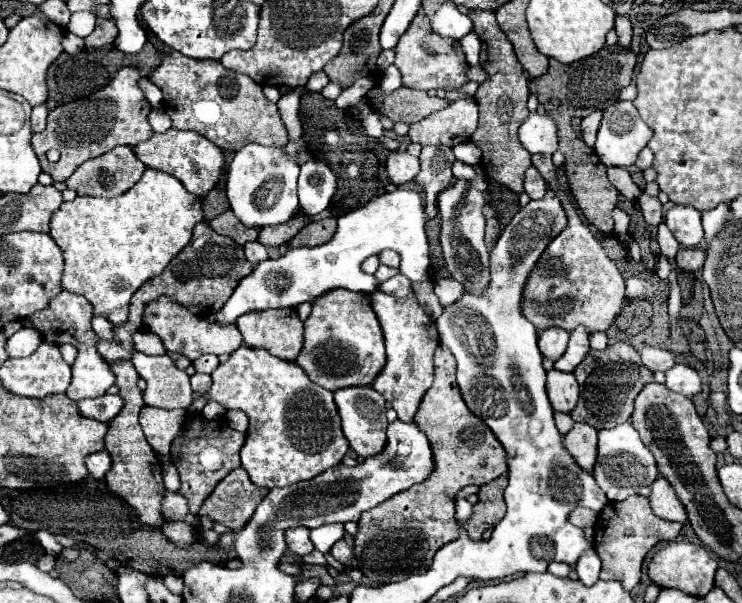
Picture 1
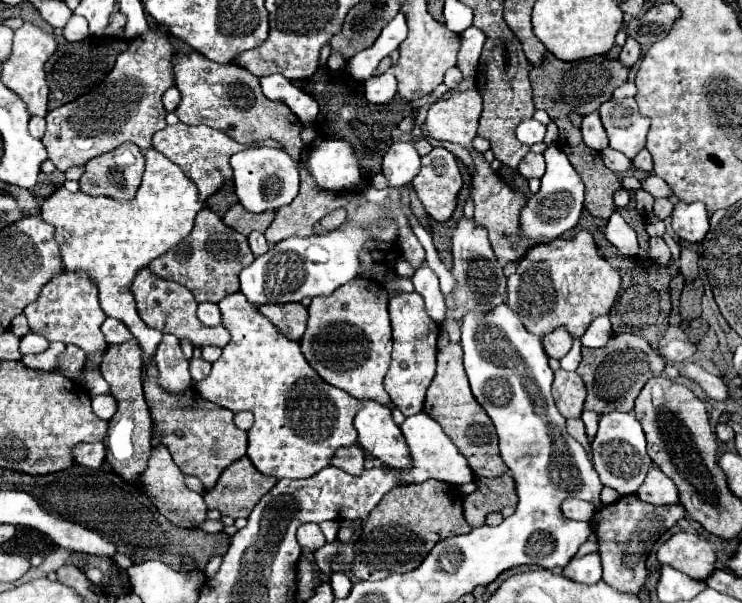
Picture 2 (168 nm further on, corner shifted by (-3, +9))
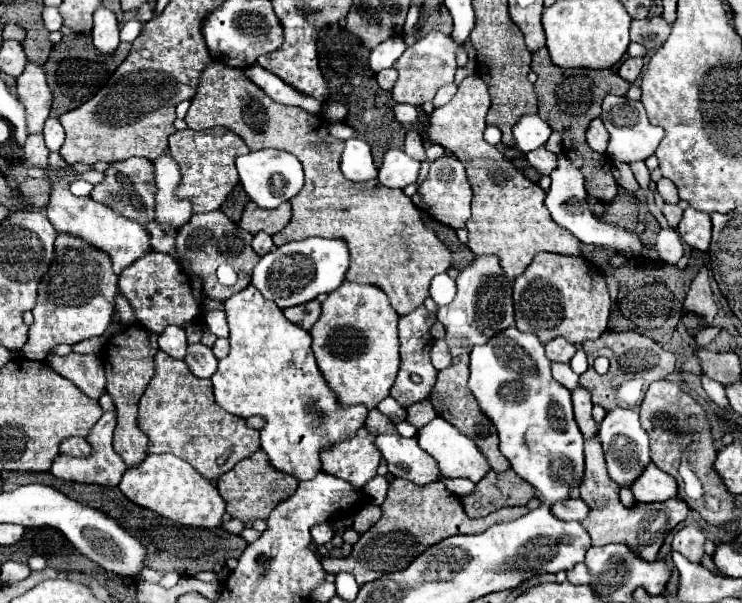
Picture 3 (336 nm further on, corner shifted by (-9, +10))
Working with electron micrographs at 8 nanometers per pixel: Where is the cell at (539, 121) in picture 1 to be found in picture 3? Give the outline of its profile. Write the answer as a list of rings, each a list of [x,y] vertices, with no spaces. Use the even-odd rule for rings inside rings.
[[[526,114],[512,128],[514,148],[528,154],[544,146],[550,134],[552,134],[552,128],[548,126],[548,122],[544,122],[538,114]]]

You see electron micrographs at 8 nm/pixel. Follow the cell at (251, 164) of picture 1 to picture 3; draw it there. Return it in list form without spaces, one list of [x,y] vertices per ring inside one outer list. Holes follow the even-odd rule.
[[[258,150],[246,156],[236,158],[236,168],[240,174],[240,182],[244,192],[254,200],[260,208],[278,208],[282,202],[290,200],[304,186],[304,172],[298,158],[284,150]]]

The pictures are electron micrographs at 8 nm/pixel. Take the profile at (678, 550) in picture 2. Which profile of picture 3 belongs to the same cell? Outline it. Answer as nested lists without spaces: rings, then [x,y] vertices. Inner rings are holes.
[[[684,526],[674,534],[672,550],[684,554],[688,560],[698,562],[704,554],[704,540],[706,536],[696,526]]]

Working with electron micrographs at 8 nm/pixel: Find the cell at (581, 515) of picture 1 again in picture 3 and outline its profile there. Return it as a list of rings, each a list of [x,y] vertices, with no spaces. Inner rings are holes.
[[[566,498],[562,502],[556,502],[552,508],[552,514],[558,518],[558,520],[564,520],[564,522],[570,522],[570,520],[584,520],[590,512],[590,508],[584,504],[584,500],[572,500],[572,498]]]

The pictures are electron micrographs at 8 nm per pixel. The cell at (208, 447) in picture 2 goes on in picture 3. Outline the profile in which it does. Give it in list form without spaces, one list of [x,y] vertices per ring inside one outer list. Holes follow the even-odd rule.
[[[166,352],[156,354],[156,376],[146,388],[144,396],[140,398],[138,408],[138,426],[148,436],[148,454],[164,454],[170,452],[178,458],[184,458],[190,462],[204,478],[218,480],[224,472],[232,470],[240,460],[248,458],[256,450],[260,450],[260,432],[246,426],[246,420],[240,416],[234,416],[220,408],[212,394],[212,382],[204,378],[196,378],[184,360],[176,360],[168,356]]]

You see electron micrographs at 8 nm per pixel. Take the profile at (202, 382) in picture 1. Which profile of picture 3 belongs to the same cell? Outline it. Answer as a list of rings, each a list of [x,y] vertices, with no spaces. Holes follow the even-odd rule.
[[[202,342],[188,344],[184,362],[188,364],[190,372],[192,372],[194,376],[198,376],[198,378],[212,378],[212,374],[214,374],[216,368],[218,368],[218,360],[216,360],[216,356],[212,354],[212,348],[204,346]]]

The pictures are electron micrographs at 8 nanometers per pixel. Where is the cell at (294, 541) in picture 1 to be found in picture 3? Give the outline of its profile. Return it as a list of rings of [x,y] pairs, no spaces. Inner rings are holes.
[[[322,522],[322,524],[314,524],[314,528],[310,532],[312,532],[312,540],[316,544],[326,544],[334,536],[334,526],[330,522]]]

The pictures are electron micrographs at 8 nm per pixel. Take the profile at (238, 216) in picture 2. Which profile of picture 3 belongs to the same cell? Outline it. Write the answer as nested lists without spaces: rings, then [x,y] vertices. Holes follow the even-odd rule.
[[[248,202],[240,220],[240,226],[244,230],[248,230],[250,234],[256,232],[266,232],[270,236],[278,234],[280,230],[284,230],[284,226],[290,222],[292,218],[292,206],[290,202],[274,208],[274,210],[262,210],[258,208],[254,202]]]

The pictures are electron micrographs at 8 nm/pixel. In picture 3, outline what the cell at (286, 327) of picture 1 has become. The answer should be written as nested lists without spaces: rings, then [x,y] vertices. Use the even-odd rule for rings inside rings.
[[[312,300],[312,302],[300,304],[300,306],[286,308],[286,310],[284,310],[284,316],[286,316],[290,322],[302,326],[304,330],[310,330],[310,328],[316,324],[316,320],[320,318],[320,302],[318,302],[318,300]]]

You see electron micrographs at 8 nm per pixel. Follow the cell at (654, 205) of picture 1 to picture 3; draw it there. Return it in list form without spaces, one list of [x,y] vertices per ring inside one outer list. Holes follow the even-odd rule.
[[[664,204],[662,212],[664,212],[664,216],[666,216],[668,224],[670,224],[672,228],[676,228],[676,226],[678,226],[678,222],[680,222],[680,218],[682,218],[682,210],[680,210],[676,204]]]

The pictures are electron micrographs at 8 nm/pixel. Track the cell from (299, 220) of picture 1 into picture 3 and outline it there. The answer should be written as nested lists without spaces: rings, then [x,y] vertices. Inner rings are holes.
[[[218,62],[206,66],[184,120],[192,130],[224,126],[238,134],[250,150],[278,148],[294,154],[304,166],[306,182],[294,200],[290,200],[292,220],[274,236],[274,244],[284,246],[286,242],[310,236],[344,240],[350,250],[350,270],[346,272],[346,280],[378,286],[400,316],[422,306],[430,296],[430,280],[436,274],[450,270],[450,248],[438,240],[430,226],[426,226],[420,210],[402,190],[386,188],[378,180],[346,180],[340,170],[344,140],[330,136],[328,126],[320,116],[298,106],[274,102],[256,84],[246,80],[242,70]]]

